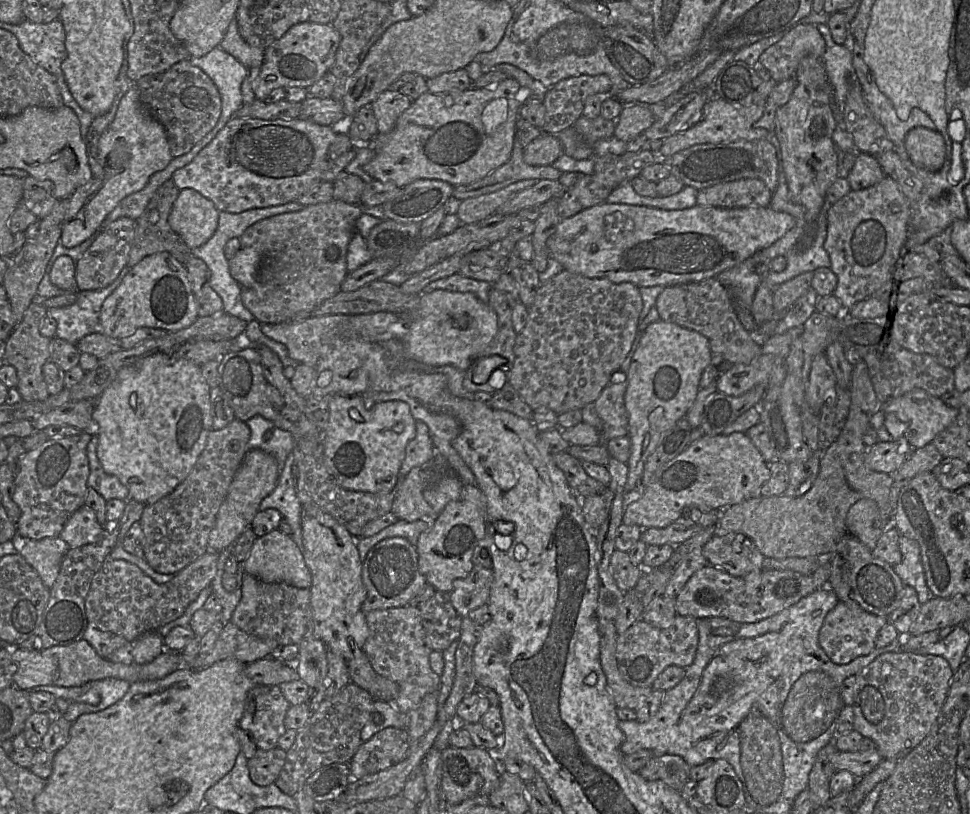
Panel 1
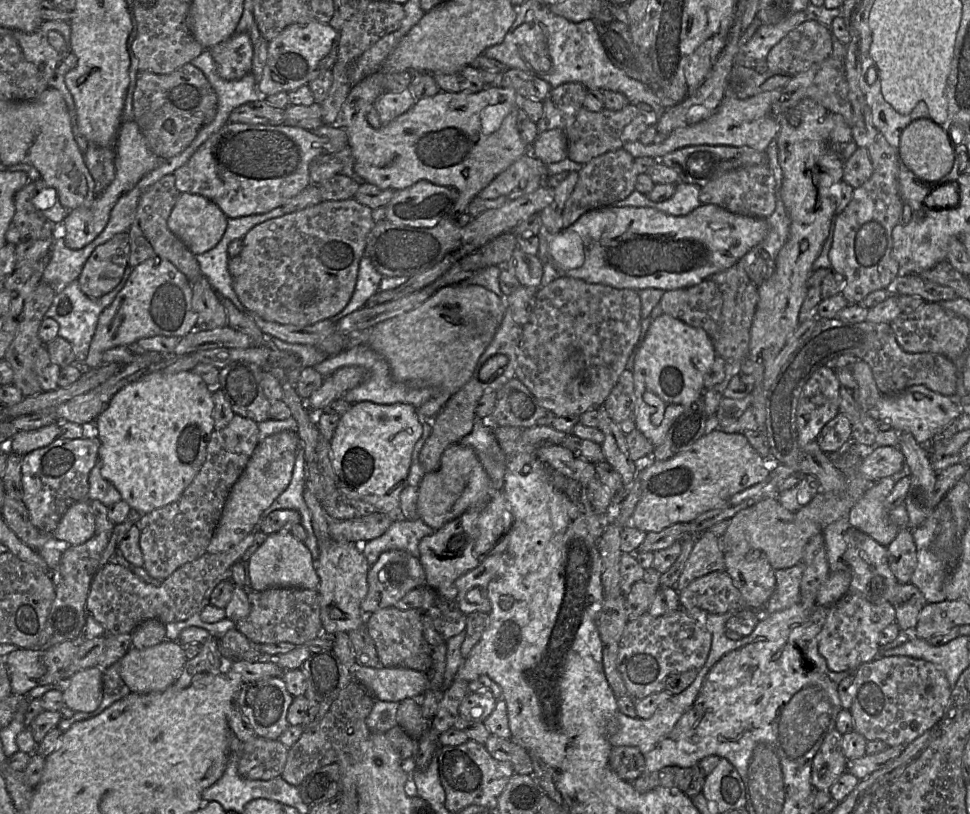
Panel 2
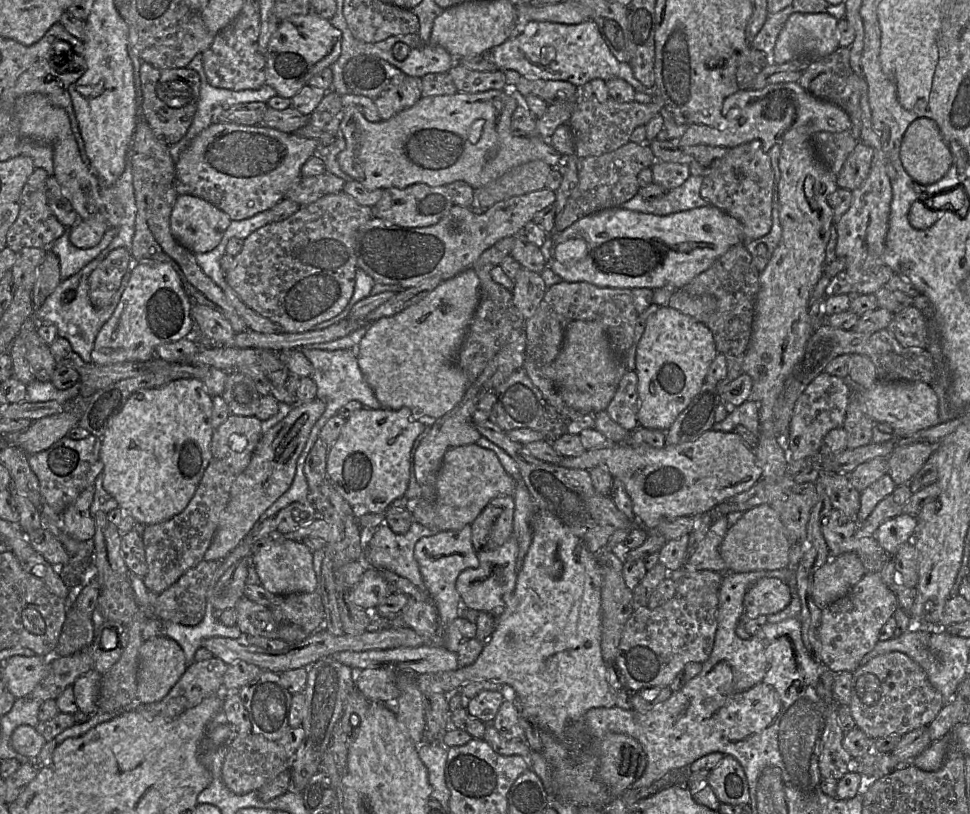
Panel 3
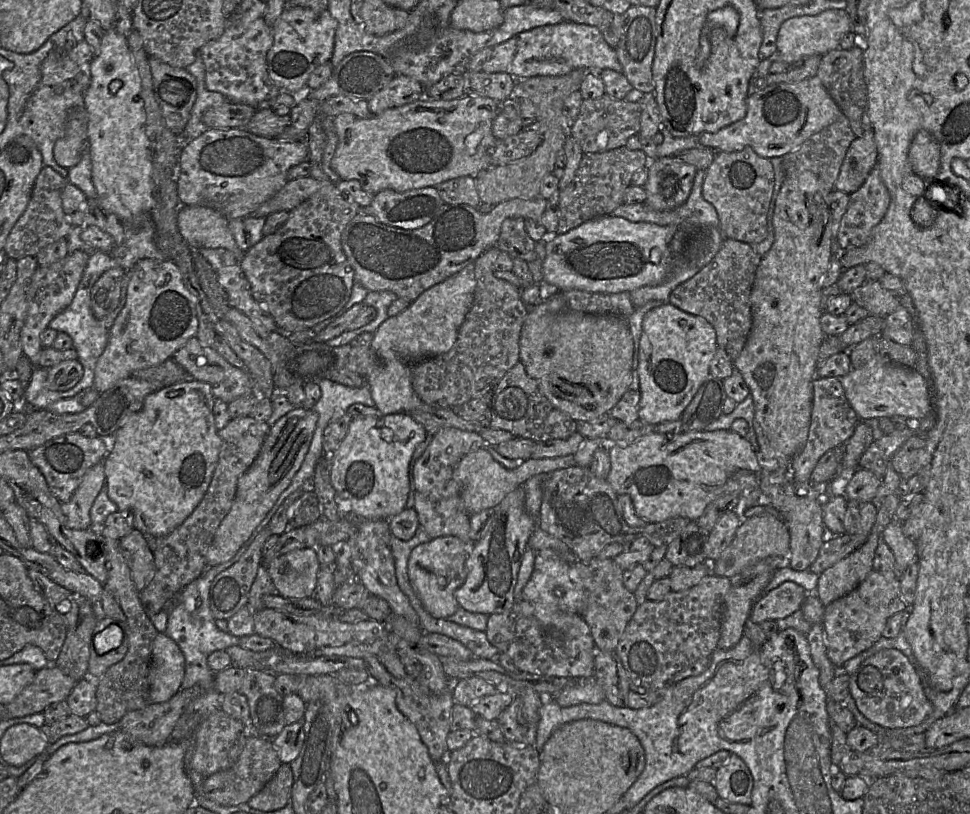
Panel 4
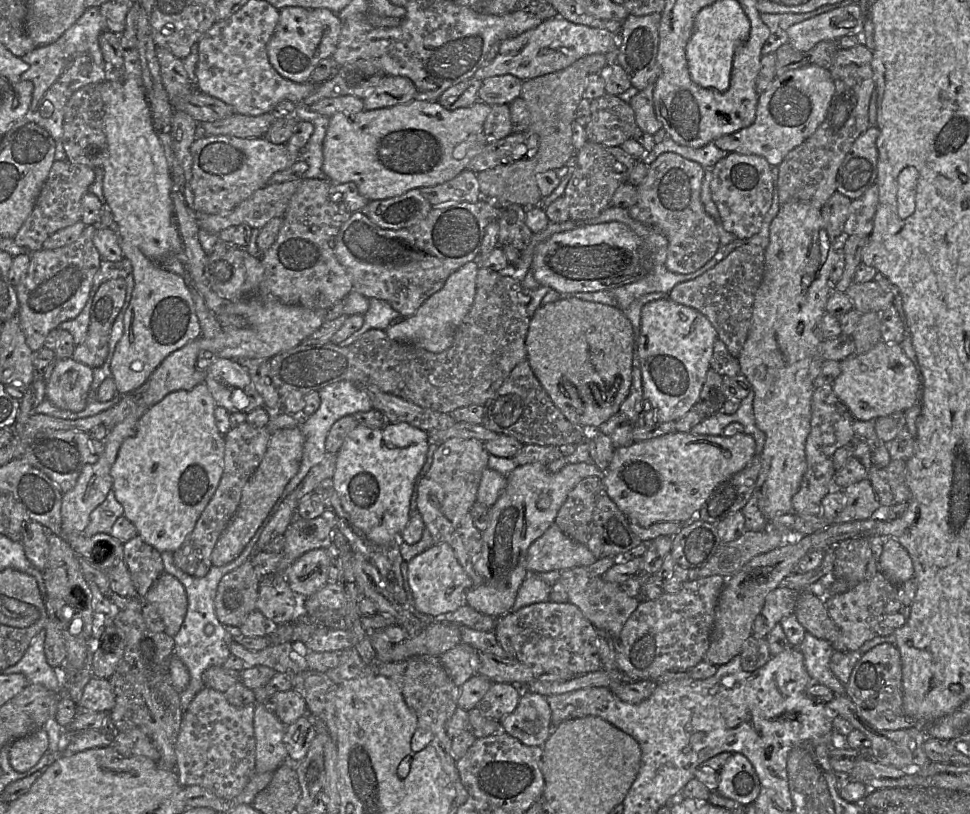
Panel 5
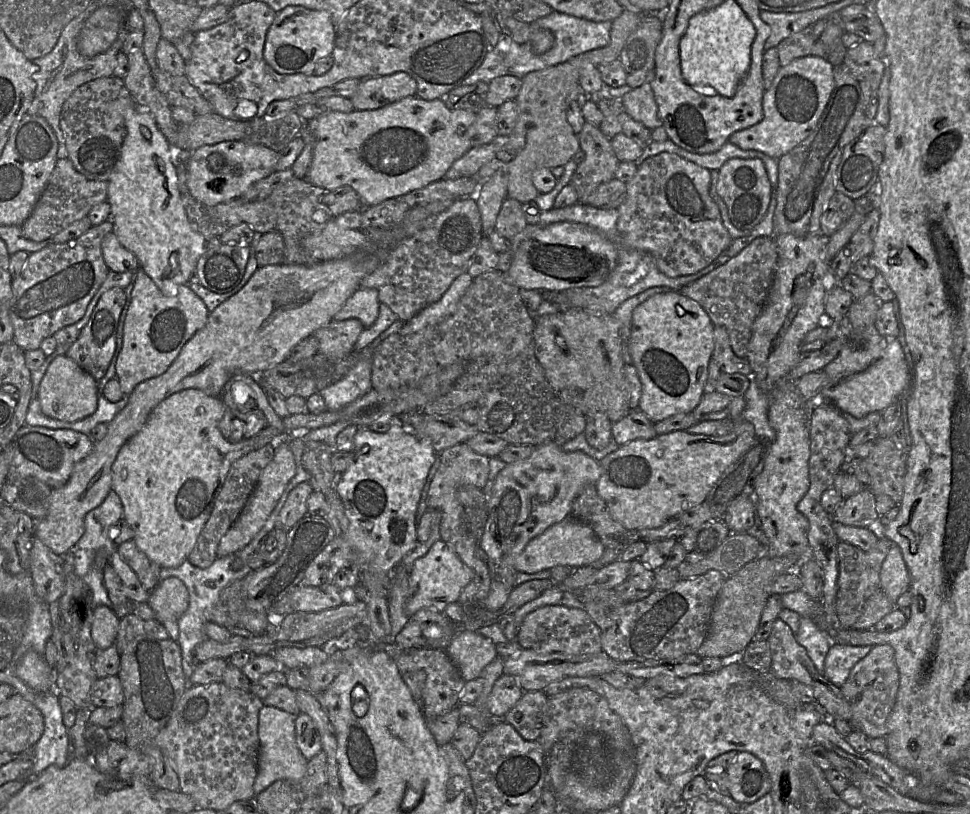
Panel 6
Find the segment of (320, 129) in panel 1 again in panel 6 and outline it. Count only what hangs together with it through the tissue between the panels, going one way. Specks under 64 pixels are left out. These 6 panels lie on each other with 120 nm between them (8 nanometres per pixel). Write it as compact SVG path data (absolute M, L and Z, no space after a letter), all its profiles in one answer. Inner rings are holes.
M242 140L201 146L188 160L187 187L190 195L197 202L210 206L240 198L252 184L275 172L279 156L280 153L270 148Z

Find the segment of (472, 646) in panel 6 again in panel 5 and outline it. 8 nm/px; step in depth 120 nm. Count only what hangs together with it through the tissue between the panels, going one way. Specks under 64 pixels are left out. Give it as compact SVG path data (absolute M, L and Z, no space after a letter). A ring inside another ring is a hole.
M459 643L441 654L439 659L449 677L458 687L477 674L478 651L470 645Z

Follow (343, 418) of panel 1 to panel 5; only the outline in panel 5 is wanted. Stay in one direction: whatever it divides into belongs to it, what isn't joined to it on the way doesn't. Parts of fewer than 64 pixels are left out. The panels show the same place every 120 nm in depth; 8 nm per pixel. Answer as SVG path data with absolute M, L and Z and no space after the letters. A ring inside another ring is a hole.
M390 422L385 427L378 429L358 424L345 438L337 452L336 469L332 482L351 522L370 541L379 545L388 545L399 541L400 534L410 519L411 495L415 480L426 461L428 448L428 433L406 422Z

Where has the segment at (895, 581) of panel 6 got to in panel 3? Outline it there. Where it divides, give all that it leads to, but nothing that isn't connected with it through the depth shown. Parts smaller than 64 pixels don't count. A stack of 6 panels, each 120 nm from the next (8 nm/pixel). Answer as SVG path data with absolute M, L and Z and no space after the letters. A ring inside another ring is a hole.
M902 513L881 524L875 533L875 538L893 557L902 544L913 539L917 524L917 517Z

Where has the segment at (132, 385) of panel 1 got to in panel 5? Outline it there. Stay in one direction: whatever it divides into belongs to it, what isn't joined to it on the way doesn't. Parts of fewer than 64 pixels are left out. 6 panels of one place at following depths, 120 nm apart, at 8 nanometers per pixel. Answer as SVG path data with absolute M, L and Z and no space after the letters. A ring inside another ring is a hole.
M205 383L190 390L166 395L148 408L136 425L136 433L121 444L110 474L112 491L123 506L123 515L137 529L138 536L160 553L176 551L193 531L201 513L211 500L224 469L225 440L216 424L215 400Z

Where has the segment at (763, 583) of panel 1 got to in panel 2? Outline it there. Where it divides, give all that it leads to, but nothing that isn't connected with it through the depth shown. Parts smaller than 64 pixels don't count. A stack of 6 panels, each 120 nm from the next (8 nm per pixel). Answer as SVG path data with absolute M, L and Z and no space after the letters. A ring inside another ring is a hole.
M713 571L691 581L679 591L679 604L683 608L700 608L711 614L737 613L747 605L725 571Z

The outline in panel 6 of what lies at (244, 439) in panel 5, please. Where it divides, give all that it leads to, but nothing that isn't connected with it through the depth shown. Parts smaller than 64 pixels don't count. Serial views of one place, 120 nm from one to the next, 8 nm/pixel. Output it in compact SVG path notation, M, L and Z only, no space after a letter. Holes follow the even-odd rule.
M267 444L257 450L249 452L232 463L226 480L215 498L211 515L201 530L197 542L187 558L187 561L192 565L206 569L218 558L217 548L221 538L227 533L241 514L259 480L262 470L274 457L274 447L275 444Z

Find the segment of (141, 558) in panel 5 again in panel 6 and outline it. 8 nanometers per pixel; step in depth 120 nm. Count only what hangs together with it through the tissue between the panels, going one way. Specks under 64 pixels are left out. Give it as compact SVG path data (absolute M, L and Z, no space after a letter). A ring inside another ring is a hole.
M133 539L120 544L117 551L121 558L136 573L144 589L149 592L155 589L160 583L162 567L142 552Z

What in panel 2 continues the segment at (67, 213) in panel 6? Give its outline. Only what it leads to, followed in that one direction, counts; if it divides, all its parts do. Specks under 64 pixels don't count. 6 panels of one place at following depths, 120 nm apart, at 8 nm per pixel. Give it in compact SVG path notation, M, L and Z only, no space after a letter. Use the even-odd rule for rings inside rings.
M29 180L28 183L15 194L15 213L5 233L6 242L17 245L27 240L45 240L54 237L54 230L56 226L61 224L52 222L35 207L32 203L32 197L35 193L34 181Z

